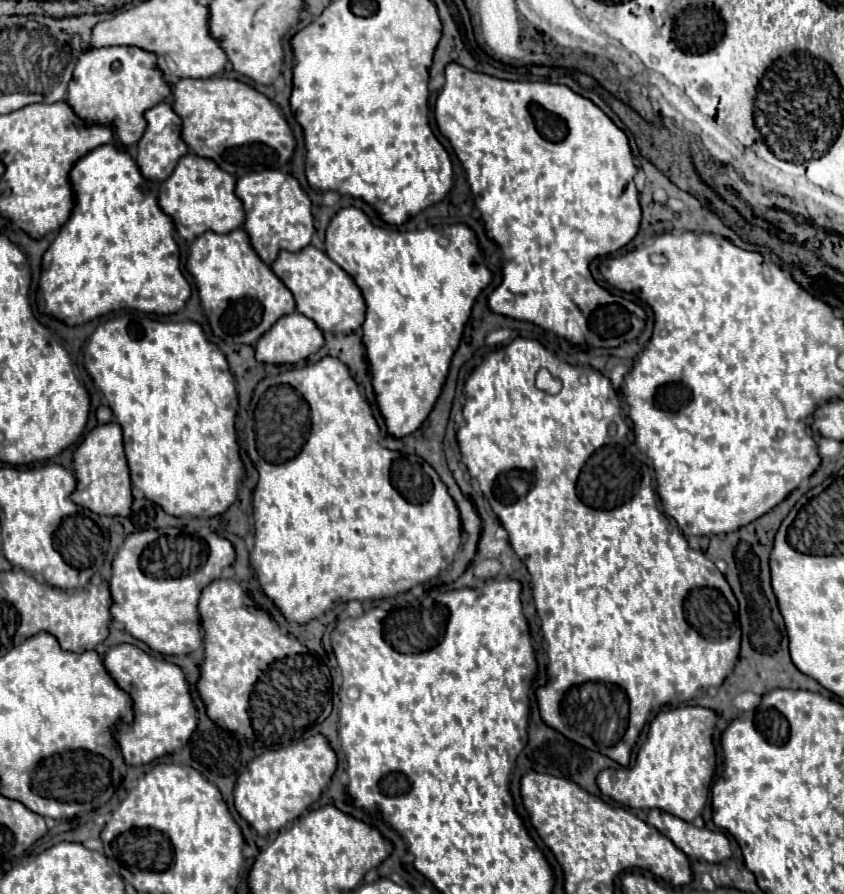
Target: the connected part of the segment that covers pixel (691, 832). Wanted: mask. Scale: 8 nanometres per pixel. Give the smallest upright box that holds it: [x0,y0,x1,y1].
[647,808,731,864]

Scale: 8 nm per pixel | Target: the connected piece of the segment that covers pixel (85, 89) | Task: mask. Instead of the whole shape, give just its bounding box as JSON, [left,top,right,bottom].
[67,46,171,148]

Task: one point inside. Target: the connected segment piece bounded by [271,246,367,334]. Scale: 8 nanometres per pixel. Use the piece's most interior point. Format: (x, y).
(324, 292)

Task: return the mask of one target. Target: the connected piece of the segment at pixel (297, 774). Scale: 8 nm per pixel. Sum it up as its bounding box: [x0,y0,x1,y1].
[235,734,337,836]

